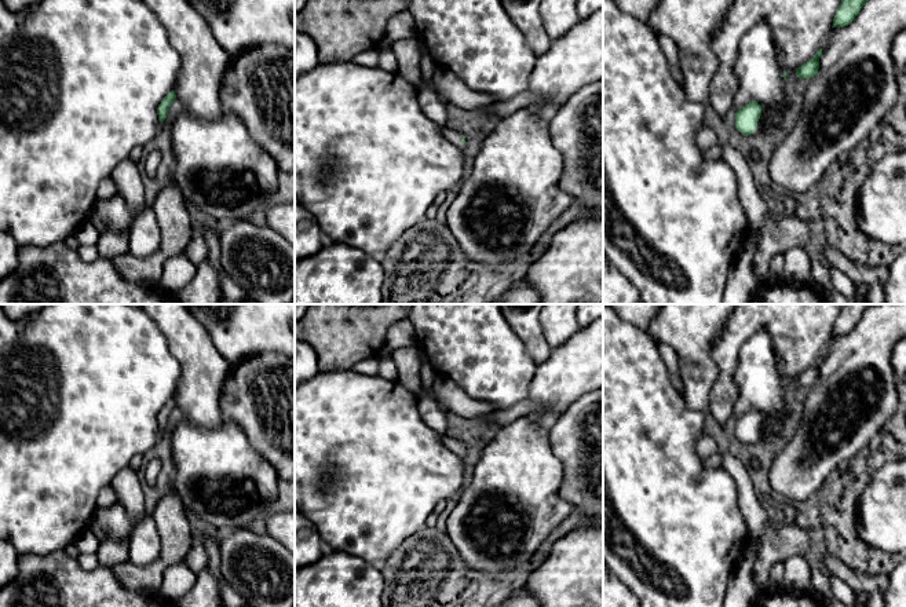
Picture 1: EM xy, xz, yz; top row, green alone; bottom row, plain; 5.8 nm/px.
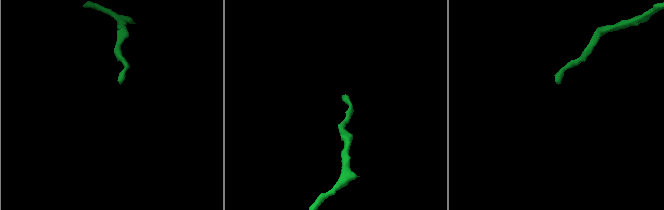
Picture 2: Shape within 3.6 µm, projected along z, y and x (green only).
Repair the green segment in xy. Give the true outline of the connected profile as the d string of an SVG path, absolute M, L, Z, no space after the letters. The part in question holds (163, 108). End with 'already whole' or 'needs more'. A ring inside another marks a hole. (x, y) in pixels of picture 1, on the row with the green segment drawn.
M172 89L158 105L157 114L158 120L162 123L168 114L169 106L176 99L175 91Z | already whole

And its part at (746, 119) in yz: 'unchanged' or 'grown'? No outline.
unchanged

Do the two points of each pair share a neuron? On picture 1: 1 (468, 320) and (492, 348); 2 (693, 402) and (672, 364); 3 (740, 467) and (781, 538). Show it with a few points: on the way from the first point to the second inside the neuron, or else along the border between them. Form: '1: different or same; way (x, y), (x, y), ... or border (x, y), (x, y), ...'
1: same; way (470, 326), (485, 342)
2: different; border (667, 346), (673, 350), (678, 359), (682, 394)
3: same; way (745, 485), (746, 497), (753, 514), (763, 523)

